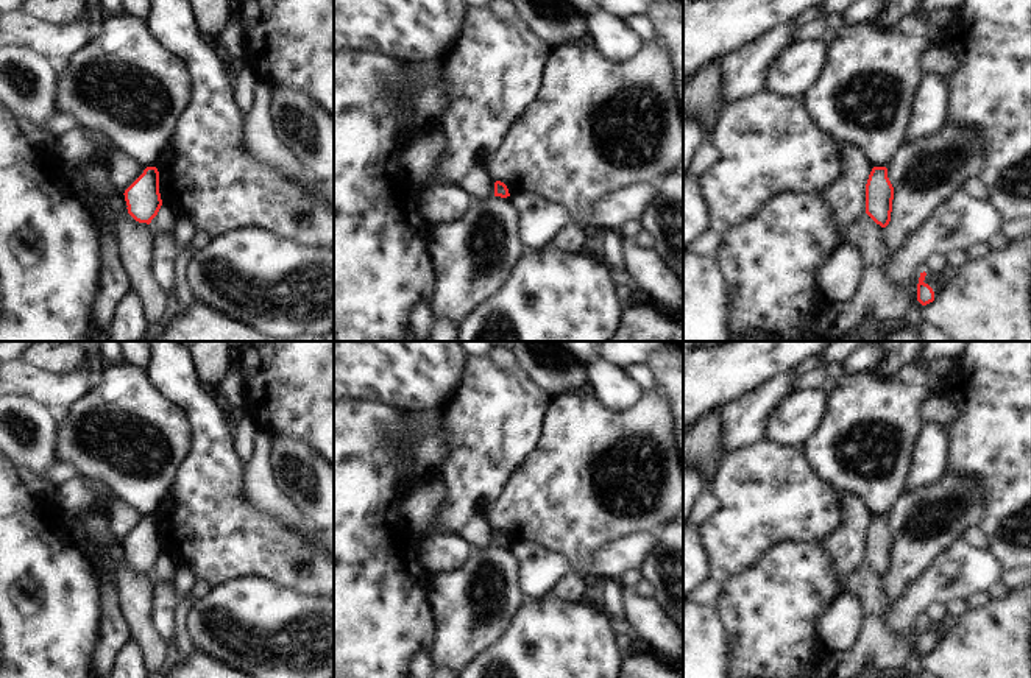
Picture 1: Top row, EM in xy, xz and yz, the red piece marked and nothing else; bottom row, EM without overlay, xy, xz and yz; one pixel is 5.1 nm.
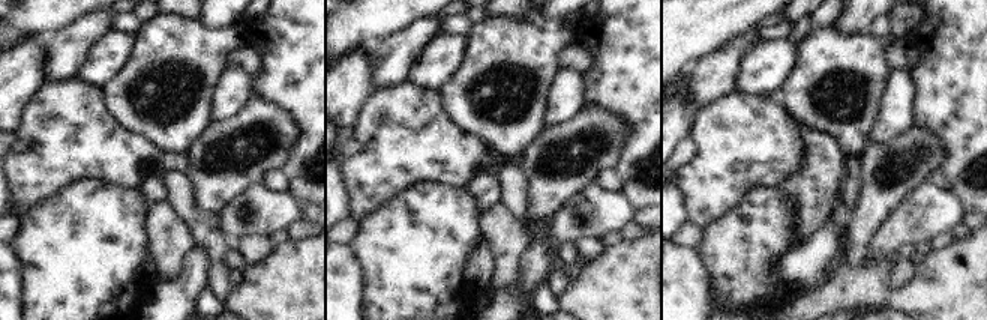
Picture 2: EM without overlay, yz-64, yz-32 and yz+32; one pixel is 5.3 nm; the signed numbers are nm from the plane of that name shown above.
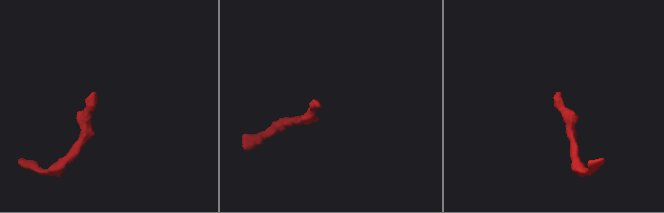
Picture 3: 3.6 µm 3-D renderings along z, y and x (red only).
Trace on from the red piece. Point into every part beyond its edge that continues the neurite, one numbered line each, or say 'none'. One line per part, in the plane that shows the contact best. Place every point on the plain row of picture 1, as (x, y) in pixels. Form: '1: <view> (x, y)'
1: yz (935, 630)

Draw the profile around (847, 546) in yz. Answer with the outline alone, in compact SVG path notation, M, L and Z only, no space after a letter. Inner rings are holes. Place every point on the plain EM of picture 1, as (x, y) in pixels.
M847 496L844 499L847 521L838 527L831 539L822 544L833 553L842 583L847 575L866 563L866 533L873 517L858 499Z

